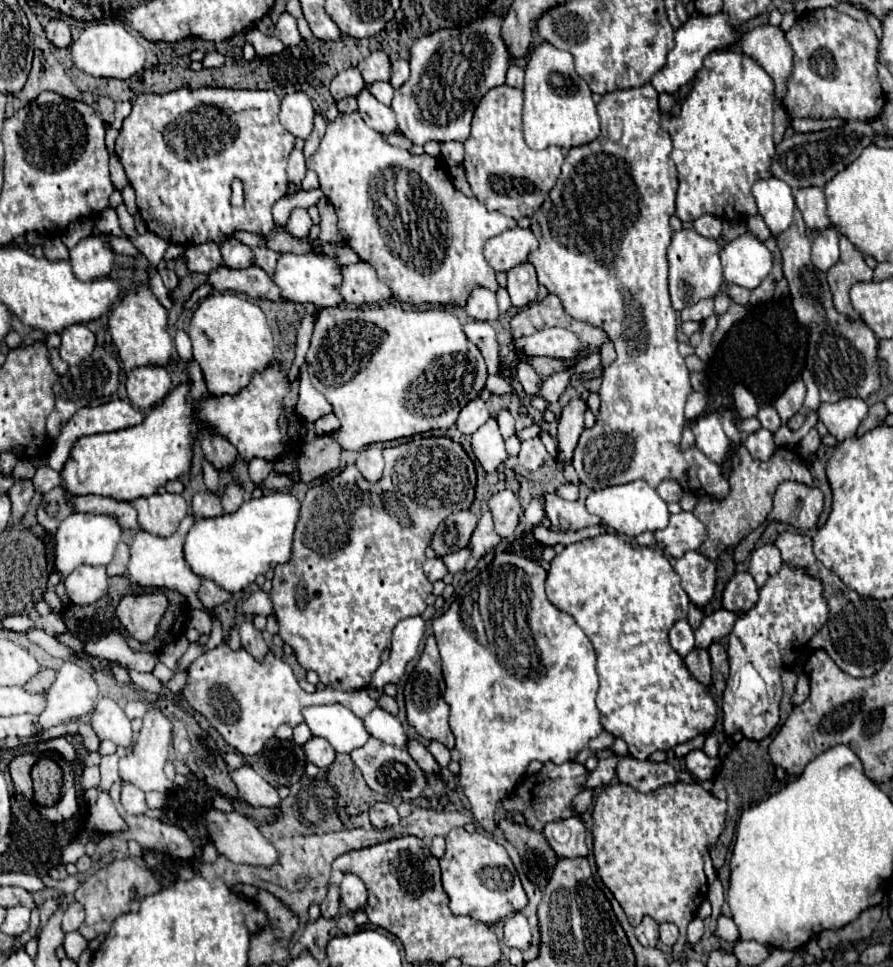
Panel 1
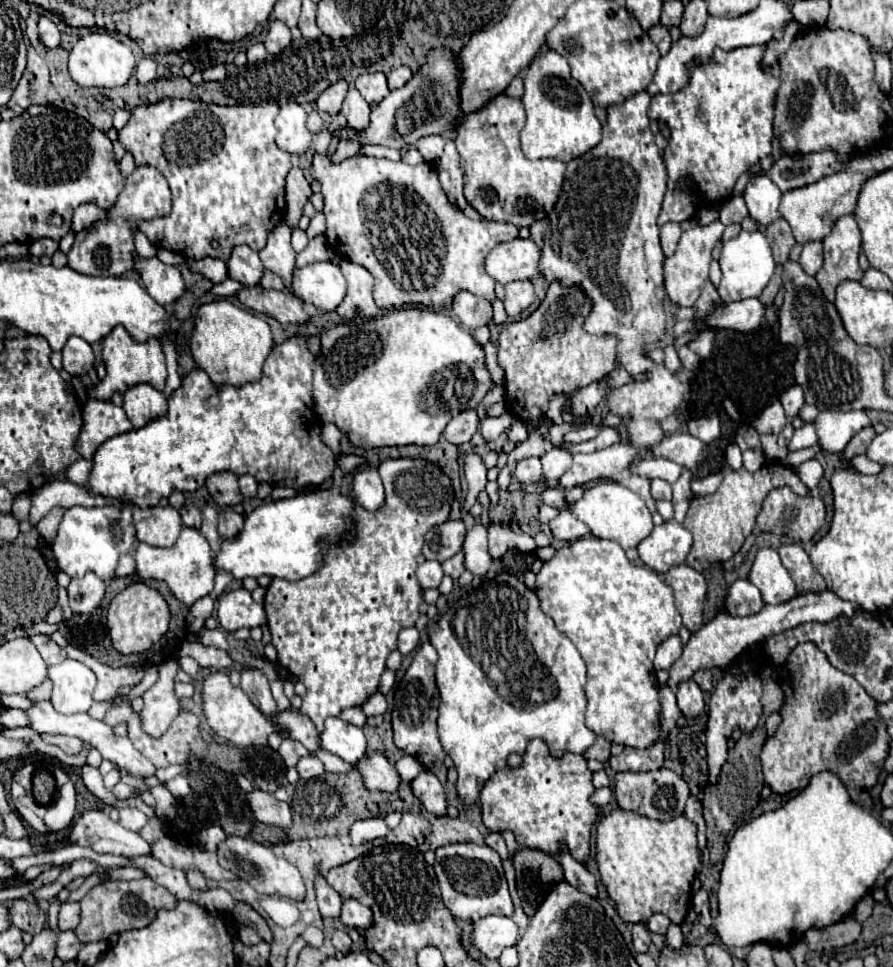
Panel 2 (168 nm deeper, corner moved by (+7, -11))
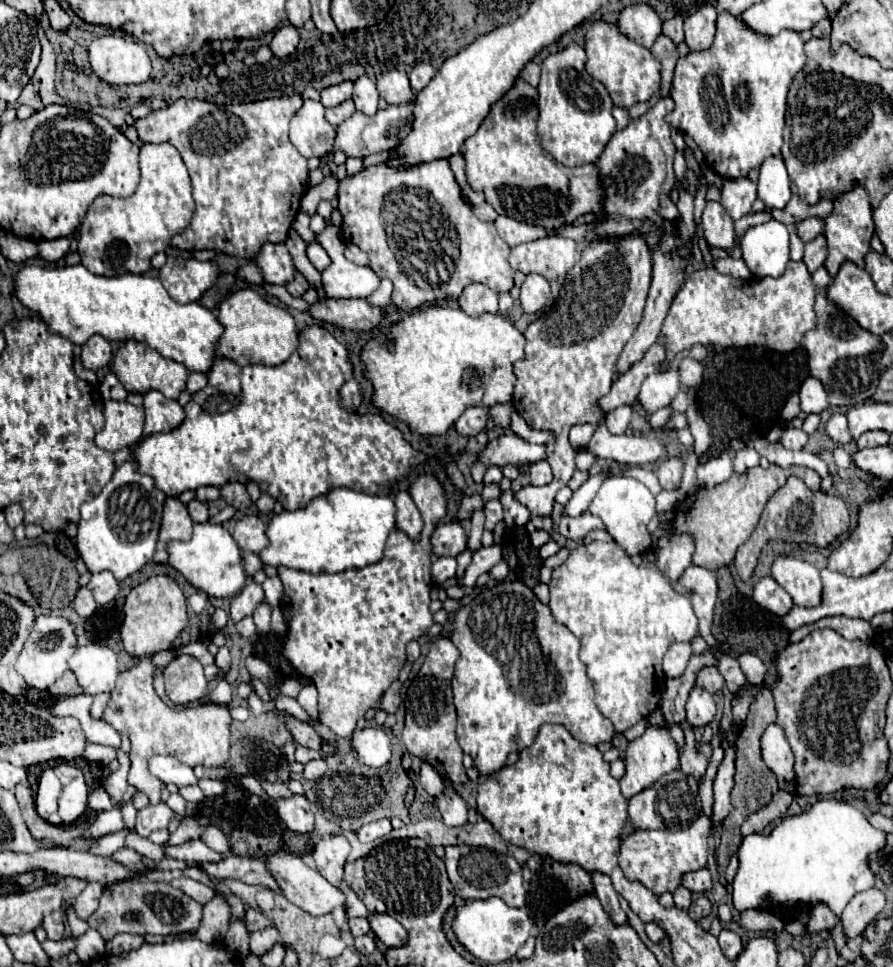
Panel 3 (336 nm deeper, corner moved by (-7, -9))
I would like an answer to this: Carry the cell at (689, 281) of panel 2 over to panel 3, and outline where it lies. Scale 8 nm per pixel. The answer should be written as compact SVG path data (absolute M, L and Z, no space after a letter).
M706 203L702 213L702 227L708 246L716 248L731 247L731 252L739 251L734 246L734 221L724 211L720 203Z

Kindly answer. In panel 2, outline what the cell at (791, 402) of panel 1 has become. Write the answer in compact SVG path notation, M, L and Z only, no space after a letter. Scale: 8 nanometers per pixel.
M792 385L788 391L784 391L784 393L782 393L780 401L782 401L782 405L784 405L786 415L788 415L790 419L792 419L792 417L796 417L796 415L798 415L798 411L802 409L802 405L804 405L804 393L802 393L802 387Z

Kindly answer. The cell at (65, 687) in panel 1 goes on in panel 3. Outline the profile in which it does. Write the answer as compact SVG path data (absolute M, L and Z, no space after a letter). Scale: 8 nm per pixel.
M89 642L84 647L78 647L68 661L70 671L76 675L84 695L112 691L118 677L116 663L116 653L107 645L98 642Z

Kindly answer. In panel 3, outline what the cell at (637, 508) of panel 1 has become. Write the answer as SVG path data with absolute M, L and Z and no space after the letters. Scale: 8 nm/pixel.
M626 475L608 477L602 483L594 501L590 503L590 513L598 515L604 521L606 531L614 537L616 543L624 545L628 555L646 553L650 549L652 543L650 543L648 523L656 515L656 501L654 501L654 495L648 491L648 487L642 485L638 479L626 477Z

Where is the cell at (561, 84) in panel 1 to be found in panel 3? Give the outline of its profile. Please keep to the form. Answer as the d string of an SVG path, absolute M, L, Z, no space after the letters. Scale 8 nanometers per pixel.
M570 43L566 49L544 59L538 85L540 147L566 167L594 163L616 131L616 121L612 117L612 99L608 97L604 85L586 73L584 63L584 49L576 43Z

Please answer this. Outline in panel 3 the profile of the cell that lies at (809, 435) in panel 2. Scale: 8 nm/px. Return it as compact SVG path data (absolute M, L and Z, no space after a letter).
M836 413L828 419L826 423L826 435L836 441L836 443L850 443L852 441L852 435L848 433L848 421L846 421L846 415L842 413Z

